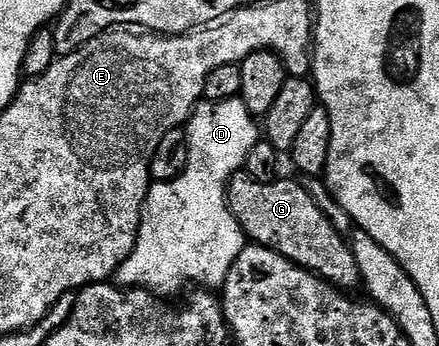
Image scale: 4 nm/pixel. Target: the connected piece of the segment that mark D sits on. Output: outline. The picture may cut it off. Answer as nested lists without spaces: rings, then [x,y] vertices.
[[[241,99],[214,101],[213,103],[201,101],[196,104],[196,109],[192,112],[192,118],[189,119],[186,124],[186,134],[188,137],[188,164],[184,172],[176,179],[171,179],[169,183],[152,183],[151,186],[149,186],[148,196],[146,197],[144,208],[140,214],[140,232],[136,238],[136,244],[130,253],[130,257],[116,270],[114,276],[115,282],[125,289],[129,287],[139,287],[142,291],[151,291],[152,294],[157,297],[172,297],[168,295],[176,295],[183,287],[189,286],[188,288],[191,288],[193,285],[200,289],[223,288],[226,277],[234,265],[234,261],[238,261],[242,249],[246,246],[244,231],[240,228],[238,221],[232,216],[228,208],[228,180],[243,168],[250,149],[254,149],[254,145],[261,142],[262,131],[258,126],[257,120],[250,113],[250,109],[246,109],[246,105]]]

